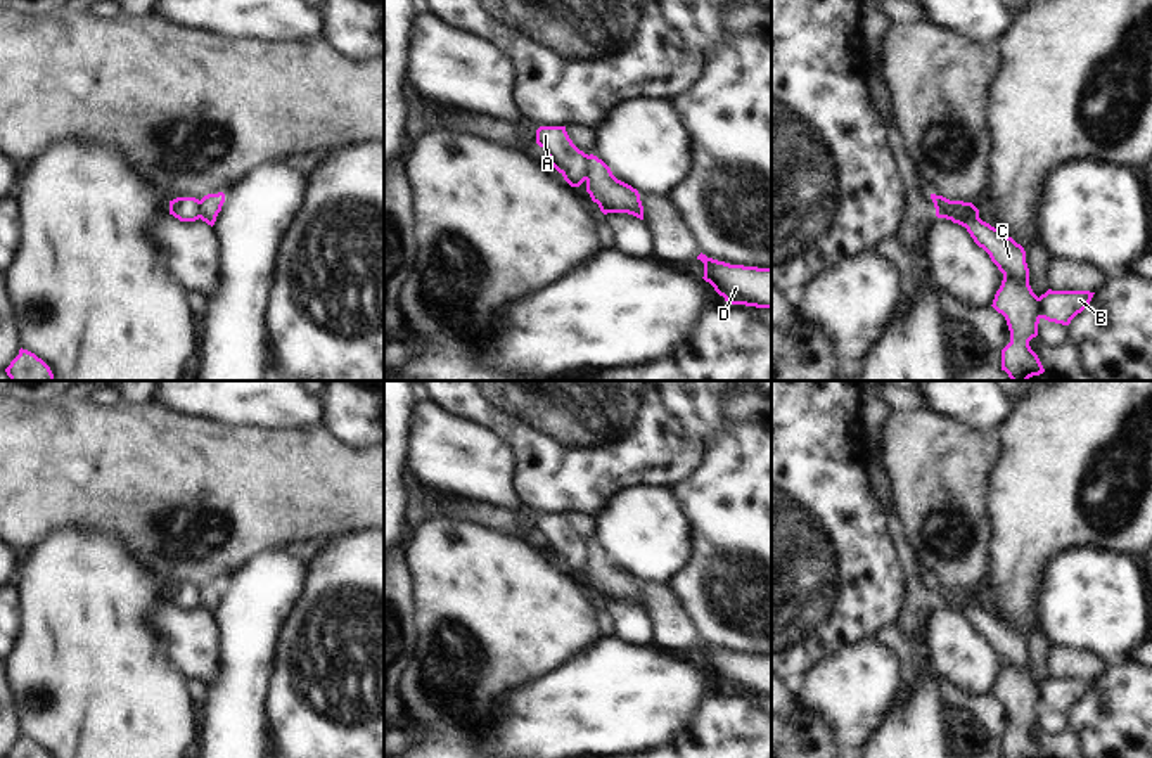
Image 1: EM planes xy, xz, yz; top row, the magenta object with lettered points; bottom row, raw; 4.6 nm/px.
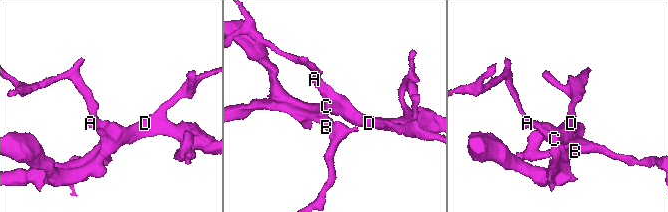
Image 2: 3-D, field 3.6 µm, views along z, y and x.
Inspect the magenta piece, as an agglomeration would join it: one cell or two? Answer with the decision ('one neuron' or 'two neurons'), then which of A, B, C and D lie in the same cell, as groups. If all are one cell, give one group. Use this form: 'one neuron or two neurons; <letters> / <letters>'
two neurons; A B C / D

